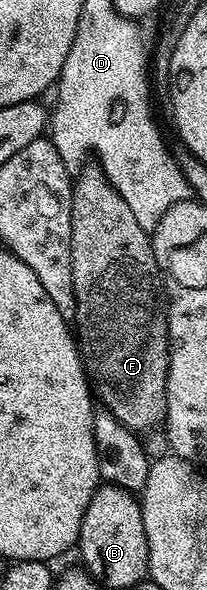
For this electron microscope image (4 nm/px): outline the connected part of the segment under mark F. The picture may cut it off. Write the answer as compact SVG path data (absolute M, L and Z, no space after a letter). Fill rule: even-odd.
M84 167L81 176L74 181L73 200L71 204L71 244L73 251L71 252L71 272L75 280L75 316L72 321L75 323L75 337L77 345L81 351L81 360L85 368L85 373L92 379L92 387L95 389L96 397L99 399L100 405L109 413L115 416L115 420L119 420L126 428L134 432L142 432L141 430L153 430L162 425L165 420L165 409L167 408L167 372L169 371L169 316L167 313L167 299L163 289L161 280L161 269L153 255L153 239L150 231L145 230L139 224L139 220L135 220L135 212L131 212L131 208L127 208L127 200L123 200L123 196L119 196L118 190L107 181L106 176L102 173L100 167L93 168ZM101 238L121 238L117 242L117 246L121 251L118 254L104 254L101 249L104 248L105 242Z

